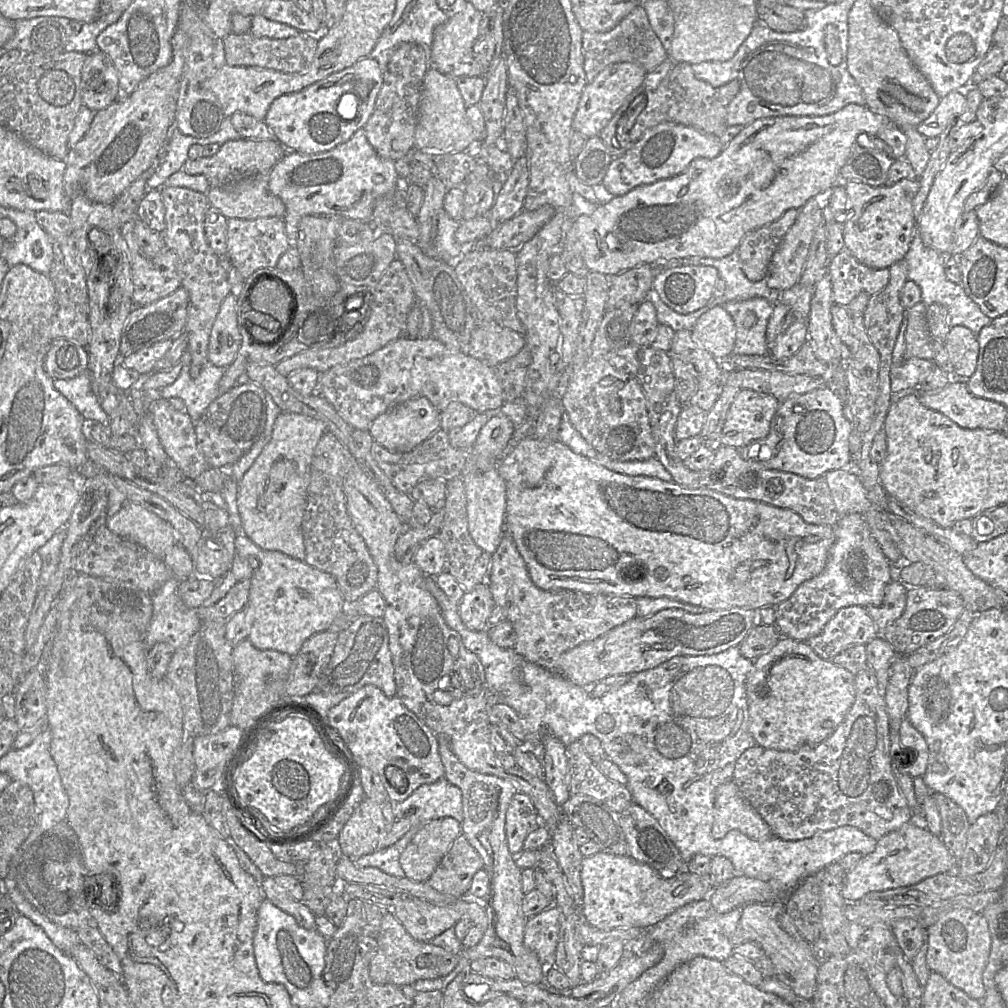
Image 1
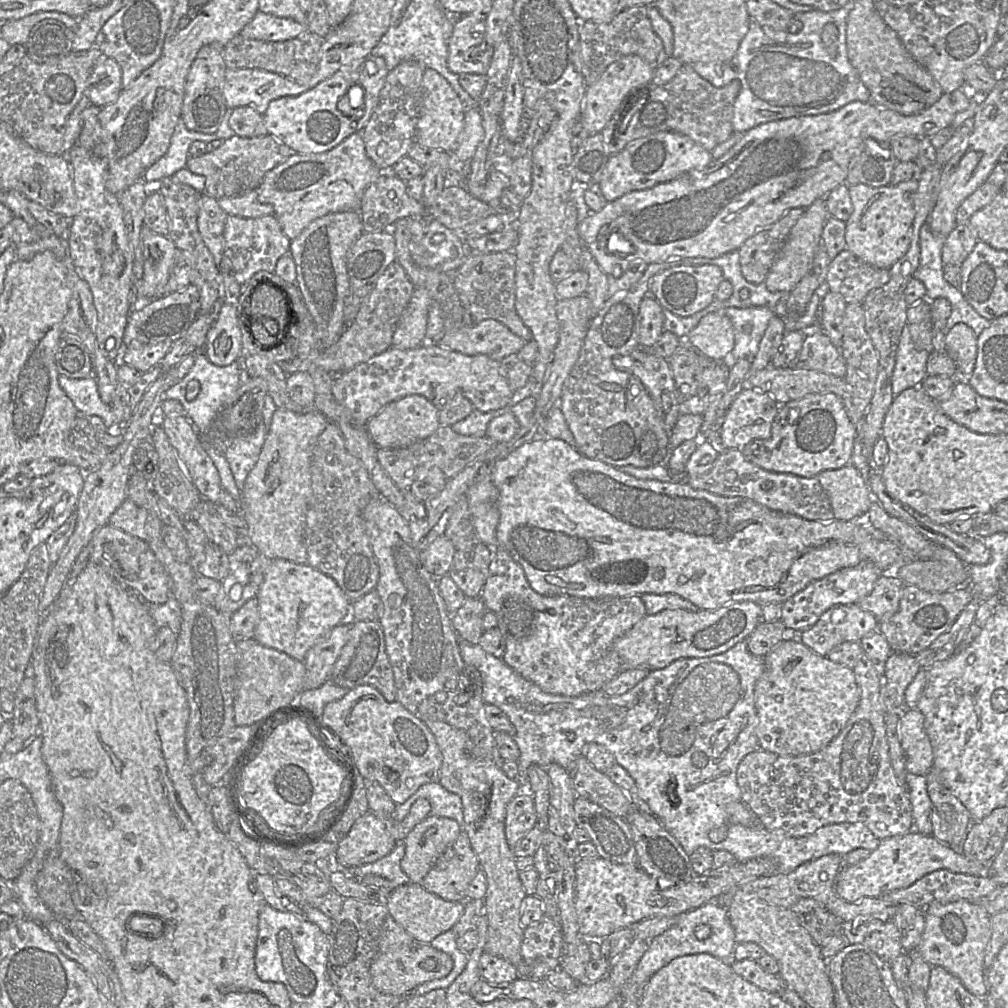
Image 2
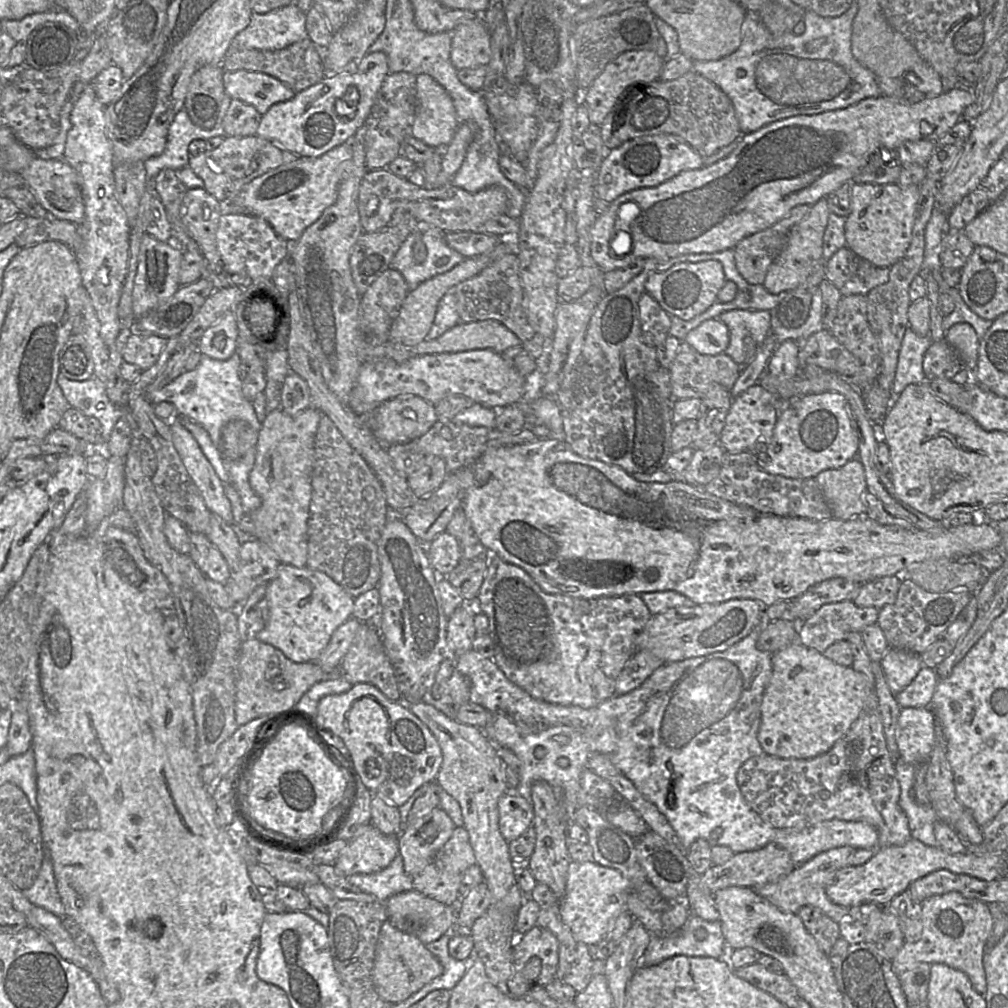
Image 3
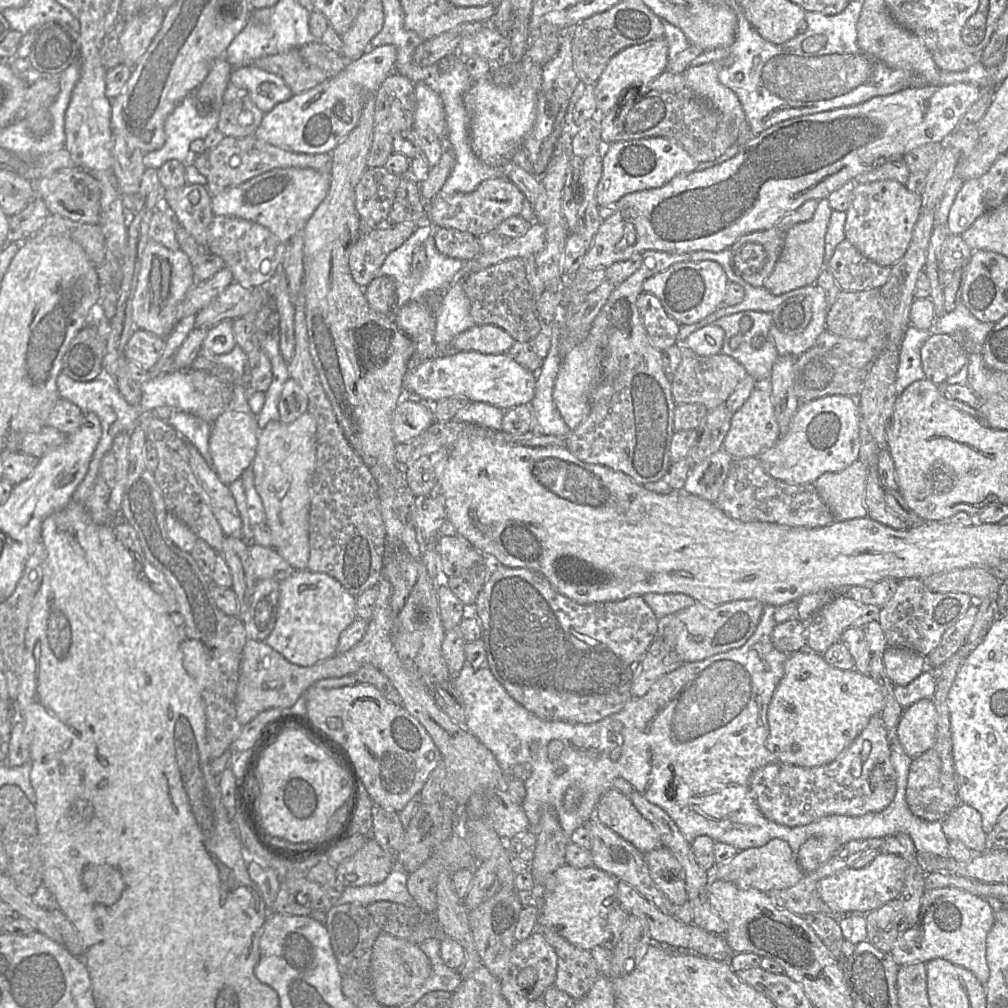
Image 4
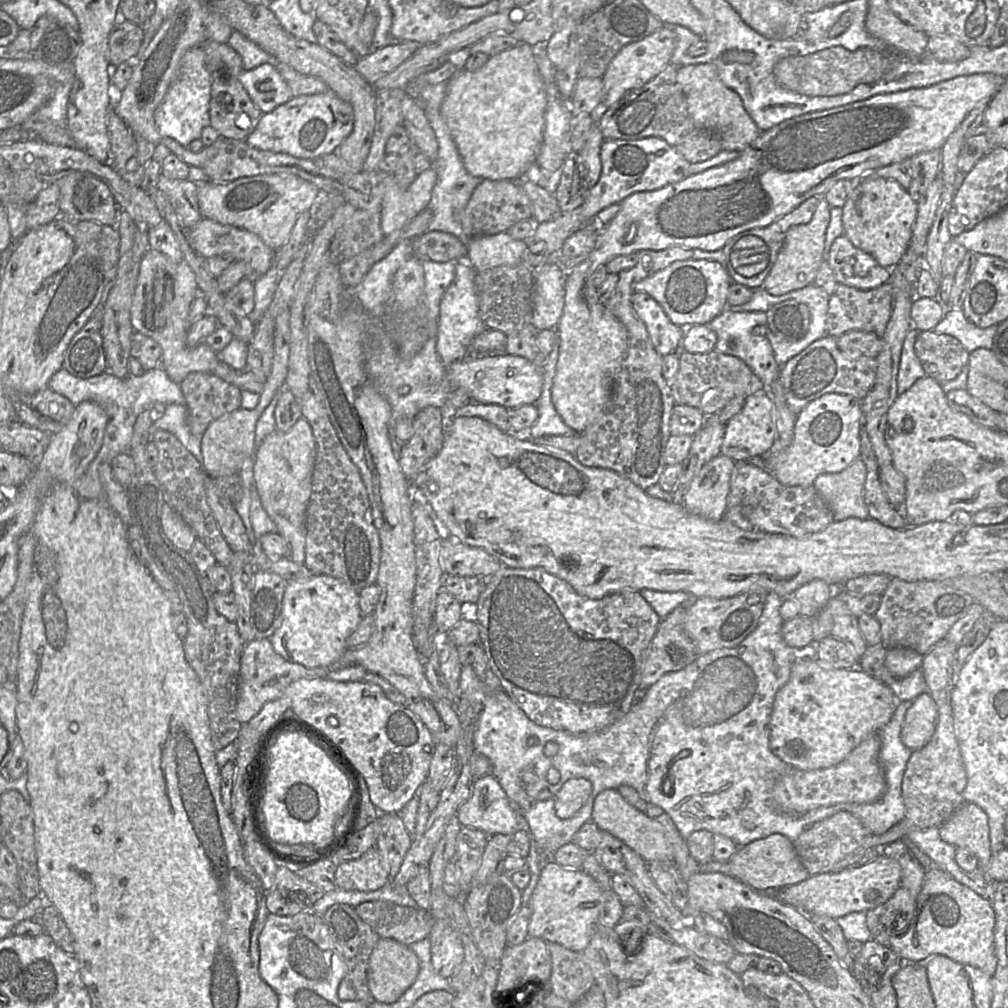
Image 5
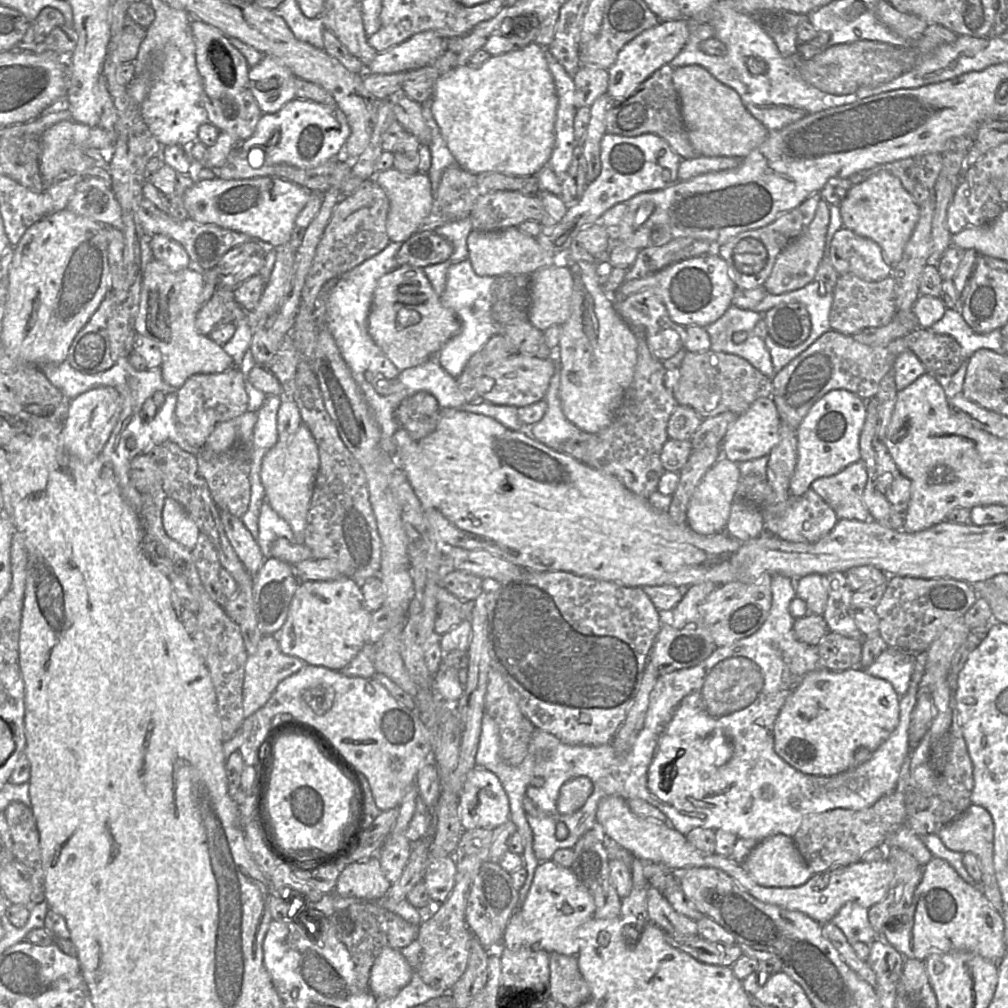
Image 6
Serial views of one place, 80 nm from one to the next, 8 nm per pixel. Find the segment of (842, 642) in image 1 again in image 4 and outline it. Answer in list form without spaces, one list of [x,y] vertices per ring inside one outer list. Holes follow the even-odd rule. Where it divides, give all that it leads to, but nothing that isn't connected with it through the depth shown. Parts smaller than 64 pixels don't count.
[[[837,594],[806,622],[806,647],[822,655],[841,640],[848,627],[861,628],[871,621],[878,621],[880,610],[878,606]]]

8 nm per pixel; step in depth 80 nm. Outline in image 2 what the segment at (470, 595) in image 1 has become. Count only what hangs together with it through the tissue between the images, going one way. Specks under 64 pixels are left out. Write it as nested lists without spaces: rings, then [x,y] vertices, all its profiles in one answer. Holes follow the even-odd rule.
[[[480,596],[466,597],[462,606],[451,616],[451,625],[459,640],[477,644],[484,633],[483,616],[487,611]]]

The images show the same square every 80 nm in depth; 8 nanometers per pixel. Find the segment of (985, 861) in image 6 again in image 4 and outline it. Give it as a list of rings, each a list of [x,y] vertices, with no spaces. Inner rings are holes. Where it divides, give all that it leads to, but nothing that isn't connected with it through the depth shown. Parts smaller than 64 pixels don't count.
[[[961,803],[943,821],[942,830],[950,841],[963,843],[975,854],[986,852],[986,833],[981,814],[973,807]]]

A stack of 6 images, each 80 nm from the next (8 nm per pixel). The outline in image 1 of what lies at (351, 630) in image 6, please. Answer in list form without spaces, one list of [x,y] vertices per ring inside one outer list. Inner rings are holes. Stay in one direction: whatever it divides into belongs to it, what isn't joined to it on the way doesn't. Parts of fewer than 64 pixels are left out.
[[[243,533],[235,538],[236,554],[255,563],[247,606],[250,611],[251,629],[247,639],[260,650],[275,650],[294,657],[303,643],[316,633],[329,629],[333,621],[347,608],[335,578],[305,561],[291,558],[279,551],[263,550]]]

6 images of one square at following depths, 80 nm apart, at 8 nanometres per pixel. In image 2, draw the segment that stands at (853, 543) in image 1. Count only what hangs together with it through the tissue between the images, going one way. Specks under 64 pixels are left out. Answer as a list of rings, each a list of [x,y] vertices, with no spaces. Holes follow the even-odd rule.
[[[862,561],[858,565],[836,571],[822,579],[814,581],[803,590],[790,597],[782,604],[779,619],[788,630],[788,635],[798,636],[803,631],[814,626],[821,615],[834,605],[856,604],[869,595],[879,577],[881,569],[871,561]]]

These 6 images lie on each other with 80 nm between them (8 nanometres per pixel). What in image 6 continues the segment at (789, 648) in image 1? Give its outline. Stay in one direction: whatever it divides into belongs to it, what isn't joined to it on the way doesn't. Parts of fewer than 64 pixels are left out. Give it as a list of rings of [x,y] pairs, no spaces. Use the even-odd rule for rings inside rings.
[[[852,667],[843,671],[831,671],[826,668],[818,668],[808,672],[801,684],[796,690],[786,699],[774,723],[774,749],[775,752],[789,765],[796,770],[817,776],[834,776],[852,769],[855,766],[855,754],[859,749],[867,749],[870,752],[875,752],[881,744],[883,744],[893,733],[899,724],[900,696],[896,693],[892,684],[884,679],[872,676],[861,667]]]

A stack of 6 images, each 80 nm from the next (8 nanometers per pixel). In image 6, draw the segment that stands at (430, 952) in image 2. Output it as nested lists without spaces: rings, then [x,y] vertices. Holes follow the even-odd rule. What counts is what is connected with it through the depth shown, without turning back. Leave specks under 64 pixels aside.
[[[384,946],[370,972],[369,990],[380,998],[393,998],[412,979],[413,970],[399,949]]]

